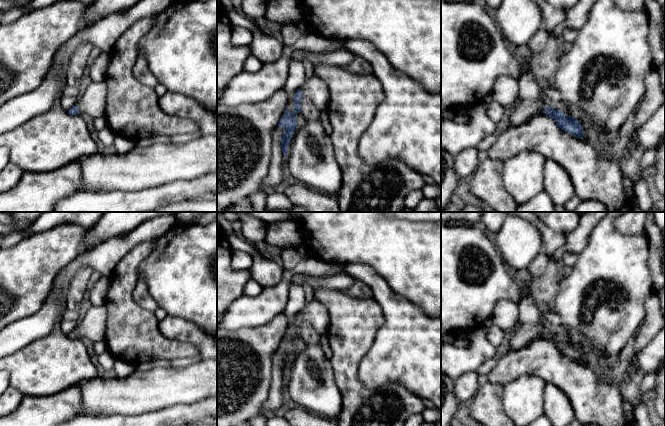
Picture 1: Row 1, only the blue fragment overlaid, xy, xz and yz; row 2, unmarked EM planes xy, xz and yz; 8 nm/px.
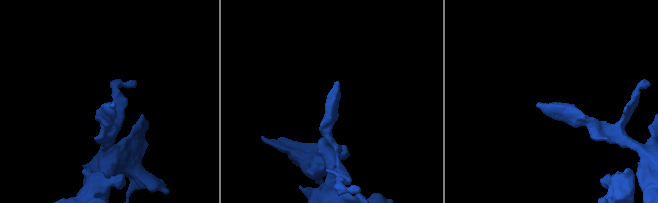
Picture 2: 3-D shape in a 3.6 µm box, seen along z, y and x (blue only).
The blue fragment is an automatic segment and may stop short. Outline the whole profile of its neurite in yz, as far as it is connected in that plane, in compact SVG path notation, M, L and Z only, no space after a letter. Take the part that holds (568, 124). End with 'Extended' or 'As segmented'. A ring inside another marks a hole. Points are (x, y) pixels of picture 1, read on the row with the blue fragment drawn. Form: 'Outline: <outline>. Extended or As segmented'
Outline: M540 100L538 102L538 107L540 113L544 113L553 118L561 130L582 140L584 139L584 130L579 120L573 118L572 116L566 116L561 110L551 108L548 105L548 102L544 100Z. Extended

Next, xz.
Outline: M313 73L310 78L307 78L302 88L295 93L294 100L296 104L294 110L289 113L288 108L286 108L278 124L278 126L284 128L281 138L281 148L284 158L287 154L292 134L297 128L296 114L301 110L301 101L304 96L308 97L318 109L322 110L329 102L329 88L319 76Z. Extended

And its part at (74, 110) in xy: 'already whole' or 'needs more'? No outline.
needs more

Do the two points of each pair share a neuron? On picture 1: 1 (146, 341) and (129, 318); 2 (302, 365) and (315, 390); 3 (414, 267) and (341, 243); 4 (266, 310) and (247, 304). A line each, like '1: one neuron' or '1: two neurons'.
1: one neuron
2: one neuron
3: one neuron
4: one neuron

